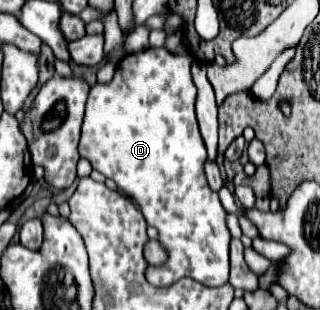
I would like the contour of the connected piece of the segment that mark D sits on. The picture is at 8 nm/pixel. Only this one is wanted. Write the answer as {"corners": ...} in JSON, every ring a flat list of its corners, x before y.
{"corners":[[151,47,125,55,117,63,109,83,95,83,91,87,79,143,81,157,89,159,91,167,101,171,107,179,113,179,119,191,139,205,147,223,159,229,159,241,169,251,169,261,161,267,149,267,147,271,147,279,159,287,183,277,191,277,203,285,225,285,229,281,231,233,227,227,227,211,217,193,209,189,203,171,207,151,195,119,197,89,191,79,191,63,191,55,175,55,167,49]]}

